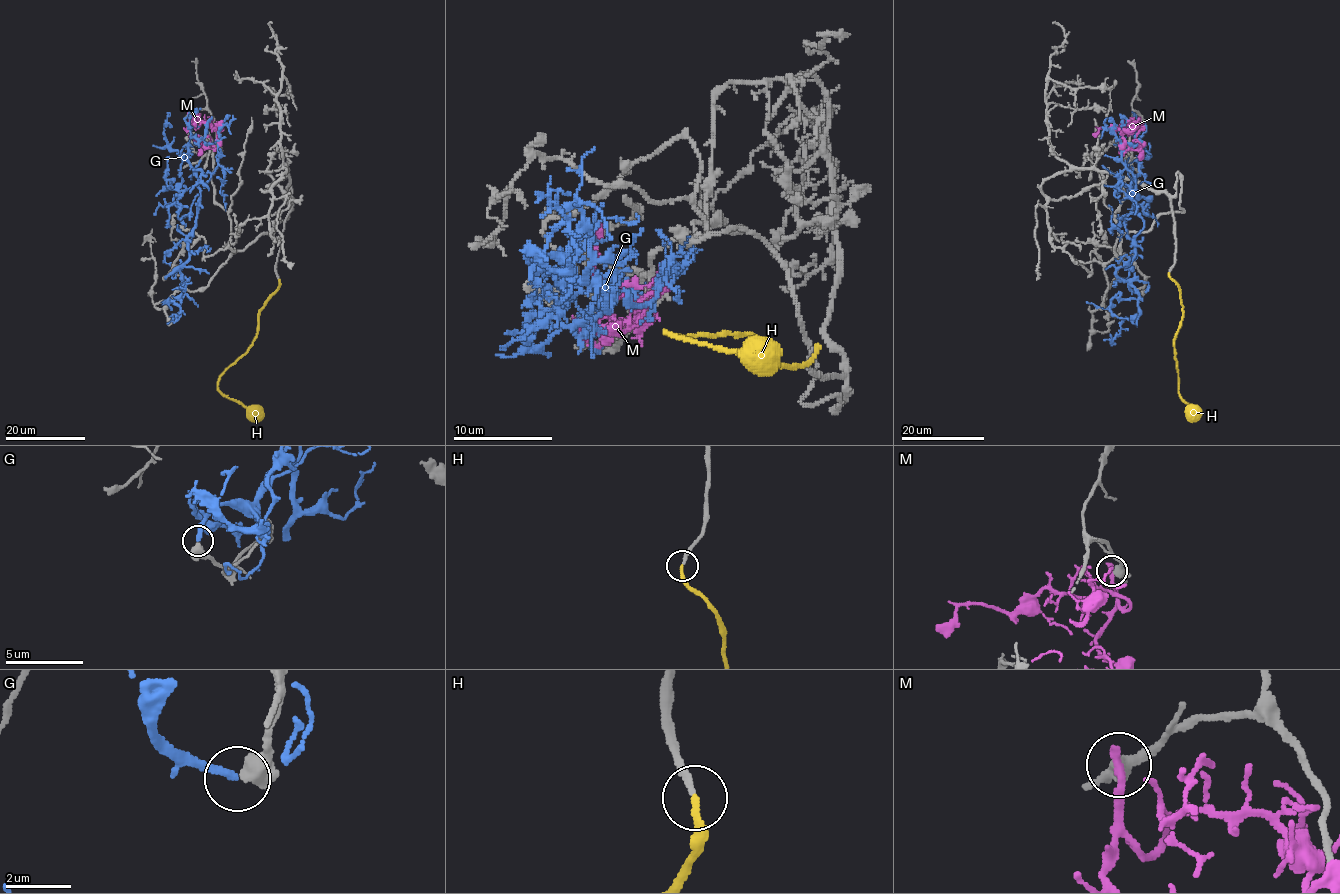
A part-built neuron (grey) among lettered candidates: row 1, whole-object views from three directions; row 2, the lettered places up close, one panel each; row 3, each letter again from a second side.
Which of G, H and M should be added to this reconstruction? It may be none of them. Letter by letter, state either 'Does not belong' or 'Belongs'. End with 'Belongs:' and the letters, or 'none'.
G: Does not belong
H: Belongs
M: Does not belong
Belongs: H

